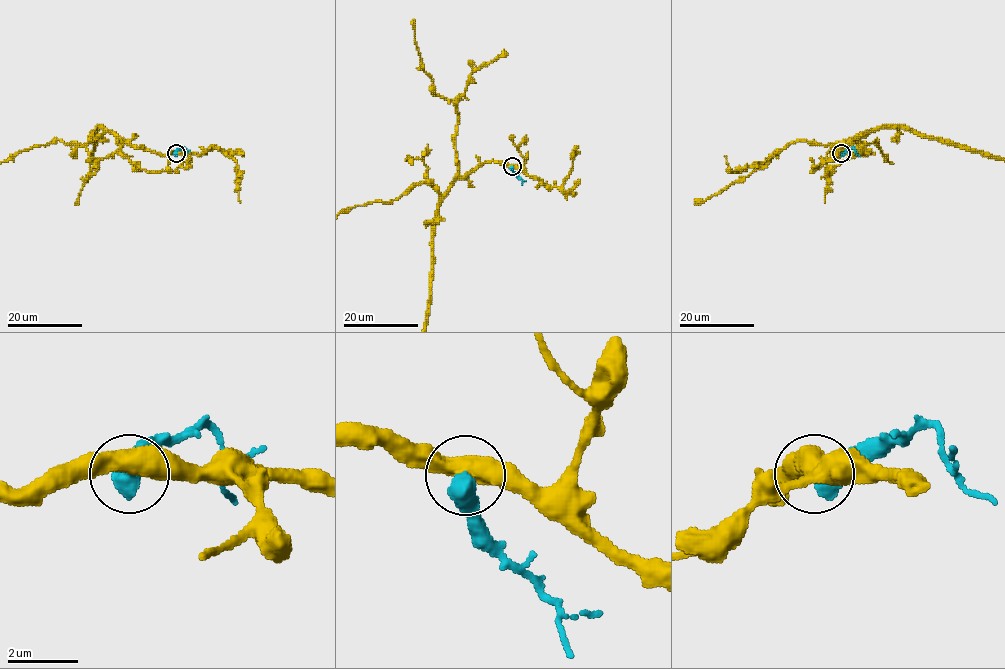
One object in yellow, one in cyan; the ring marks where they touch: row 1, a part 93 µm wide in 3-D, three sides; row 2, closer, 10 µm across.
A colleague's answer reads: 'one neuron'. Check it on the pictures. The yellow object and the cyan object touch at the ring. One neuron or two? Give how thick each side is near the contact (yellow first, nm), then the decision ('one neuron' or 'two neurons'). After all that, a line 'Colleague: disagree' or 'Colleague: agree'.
550 nm thick on the yellow side, 600 nm on the other; two neurons
Colleague: disagree

